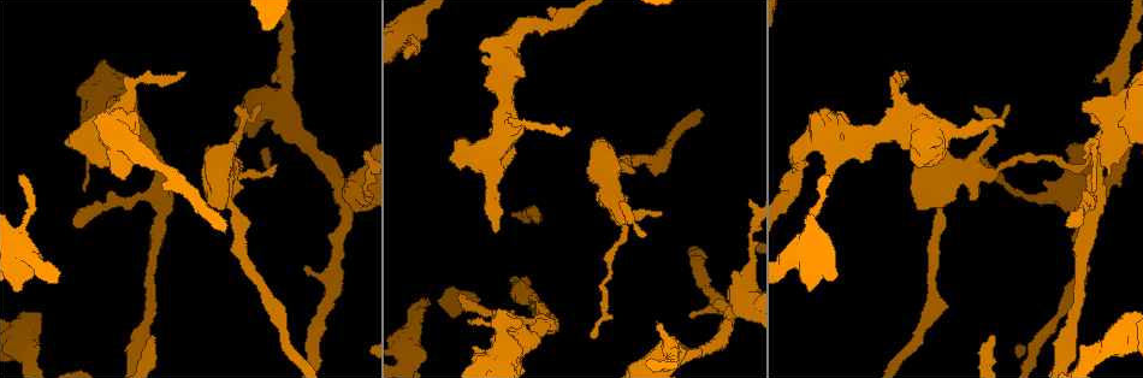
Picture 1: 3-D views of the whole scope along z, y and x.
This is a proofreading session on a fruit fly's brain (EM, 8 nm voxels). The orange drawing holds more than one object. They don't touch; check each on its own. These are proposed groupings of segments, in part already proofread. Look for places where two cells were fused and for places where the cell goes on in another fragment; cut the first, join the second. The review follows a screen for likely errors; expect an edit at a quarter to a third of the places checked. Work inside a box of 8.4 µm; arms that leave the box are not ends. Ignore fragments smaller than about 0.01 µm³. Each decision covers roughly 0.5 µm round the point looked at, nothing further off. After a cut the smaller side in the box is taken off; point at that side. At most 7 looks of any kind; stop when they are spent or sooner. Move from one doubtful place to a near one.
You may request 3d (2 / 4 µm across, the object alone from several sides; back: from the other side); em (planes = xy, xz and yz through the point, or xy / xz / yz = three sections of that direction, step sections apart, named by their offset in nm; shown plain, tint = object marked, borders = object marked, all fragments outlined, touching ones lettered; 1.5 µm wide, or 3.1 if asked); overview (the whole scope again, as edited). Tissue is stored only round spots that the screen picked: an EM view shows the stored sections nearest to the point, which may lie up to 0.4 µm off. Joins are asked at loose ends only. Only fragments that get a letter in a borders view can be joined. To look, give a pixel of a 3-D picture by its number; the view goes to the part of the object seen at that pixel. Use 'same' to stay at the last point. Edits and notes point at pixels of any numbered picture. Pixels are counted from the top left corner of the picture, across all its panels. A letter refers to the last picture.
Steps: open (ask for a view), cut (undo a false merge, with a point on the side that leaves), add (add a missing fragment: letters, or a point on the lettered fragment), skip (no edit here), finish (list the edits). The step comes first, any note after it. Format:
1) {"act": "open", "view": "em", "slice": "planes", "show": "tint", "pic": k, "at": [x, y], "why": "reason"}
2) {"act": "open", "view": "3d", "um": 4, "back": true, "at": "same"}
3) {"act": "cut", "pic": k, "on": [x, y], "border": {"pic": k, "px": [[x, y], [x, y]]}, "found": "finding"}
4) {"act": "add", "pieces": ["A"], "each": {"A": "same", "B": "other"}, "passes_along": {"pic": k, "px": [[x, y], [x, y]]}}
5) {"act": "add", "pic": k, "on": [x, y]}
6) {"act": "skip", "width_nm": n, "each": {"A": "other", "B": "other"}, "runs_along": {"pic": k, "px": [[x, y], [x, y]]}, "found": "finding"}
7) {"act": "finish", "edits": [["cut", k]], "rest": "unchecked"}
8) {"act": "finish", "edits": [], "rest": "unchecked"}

{"act": "open", "view": "em", "slice": "planes", "show": "borders", "pic": 1, "at": [624, 225], "why": "calibre changes"}

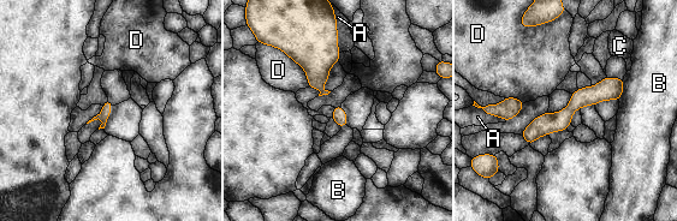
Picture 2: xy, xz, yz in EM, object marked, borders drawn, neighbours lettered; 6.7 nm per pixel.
{"act": "skip", "each": {"A": "other", "B": "other", "C": "other", "D": "other"}, "found": "continuous, no second cell"}

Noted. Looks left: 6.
{"act": "open", "view": "em", "slice": "planes", "show": "borders", "pic": 1, "at": [1091, 190], "why": "branch stops here"}

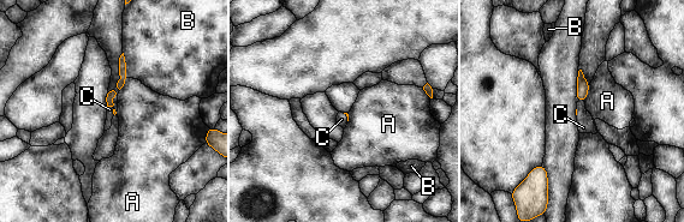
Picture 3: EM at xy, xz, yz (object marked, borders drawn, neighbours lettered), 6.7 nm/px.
{"act": "add", "pieces": ["C"], "each": {"A": "other", "B": "other", "C": "same"}, "passes_along": {"pic": 3, "px": [[111, 95], [113, 109], [109, 109]]}, "found": "the cell continues"}

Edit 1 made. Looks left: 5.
{"act": "open", "view": "overview", "why": "see it whole again"}

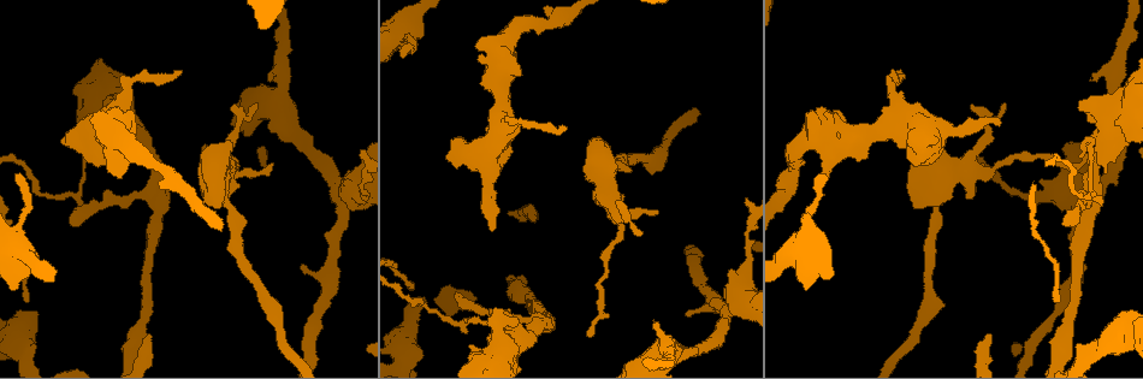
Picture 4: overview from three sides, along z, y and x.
{"act": "open", "view": "em", "slice": "xy", "step": 4, "show": "tint", "pic": 4, "at": [340, 209], "why": "branch point"}

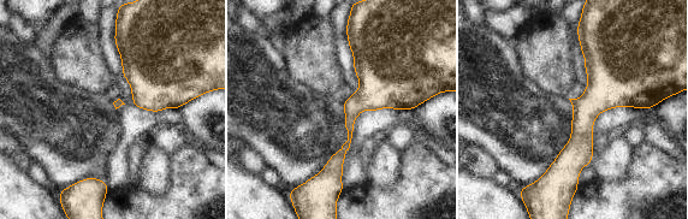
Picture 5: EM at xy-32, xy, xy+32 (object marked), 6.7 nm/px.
{"act": "open", "view": "em", "slice": "xz", "step": 4, "show": "tint", "at": "same", "why": "cut it another way"}

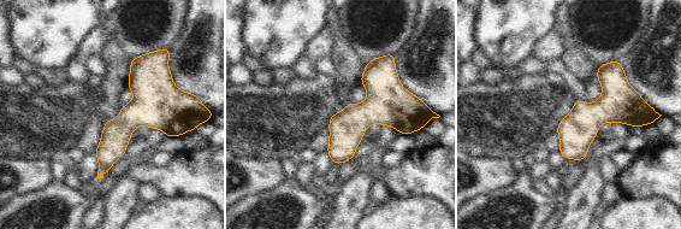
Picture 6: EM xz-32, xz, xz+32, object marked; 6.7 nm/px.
{"act": "open", "view": "em", "slice": "xz", "step": 4, "show": "borders", "at": "same", "why": "what lies round it"}

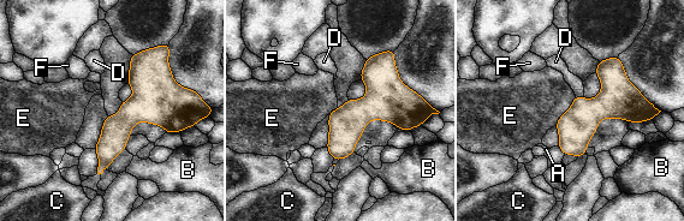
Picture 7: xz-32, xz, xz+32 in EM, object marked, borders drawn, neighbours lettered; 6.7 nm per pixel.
{"act": "skip", "longest_contact_nm": ["E", 240], "each": {"A": "other", "B": "other", "C": "other", "D": "other", "E": "other", "F": "other"}, "border": {"pic": 7, "px": [[575, 95], [571, 106], [554, 125]]}, "found": "one cell here"}

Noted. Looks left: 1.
{"act": "finish", "edits": [["add", 3]], "rest": "unchecked"}

